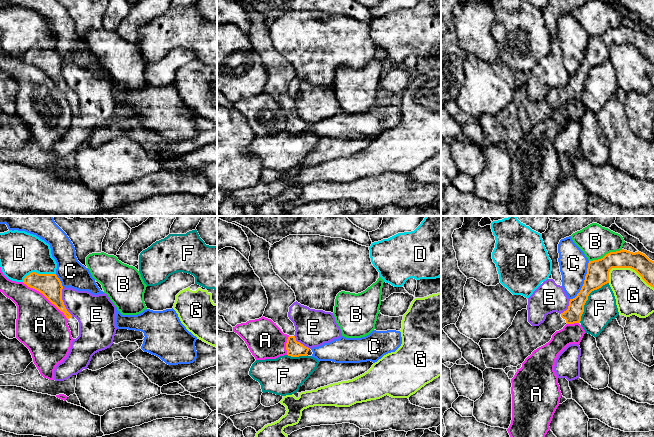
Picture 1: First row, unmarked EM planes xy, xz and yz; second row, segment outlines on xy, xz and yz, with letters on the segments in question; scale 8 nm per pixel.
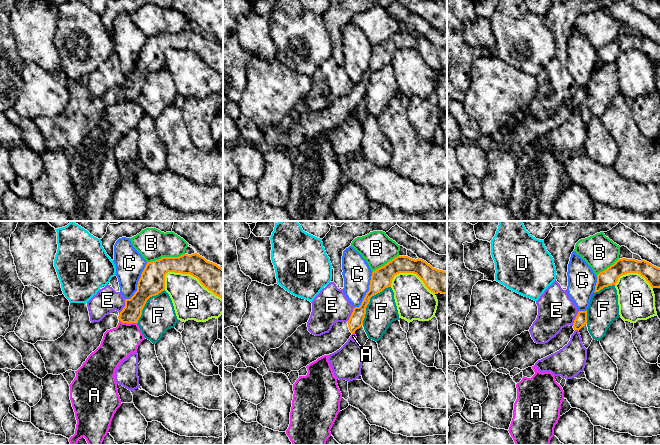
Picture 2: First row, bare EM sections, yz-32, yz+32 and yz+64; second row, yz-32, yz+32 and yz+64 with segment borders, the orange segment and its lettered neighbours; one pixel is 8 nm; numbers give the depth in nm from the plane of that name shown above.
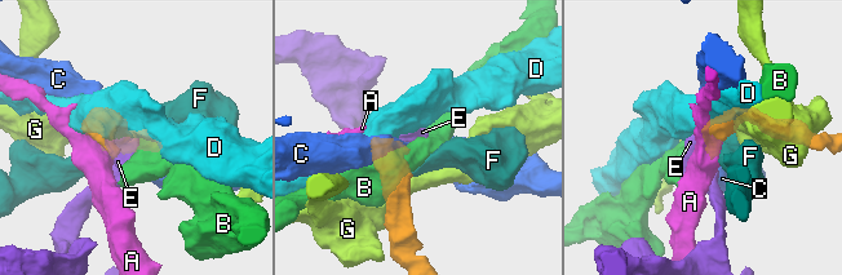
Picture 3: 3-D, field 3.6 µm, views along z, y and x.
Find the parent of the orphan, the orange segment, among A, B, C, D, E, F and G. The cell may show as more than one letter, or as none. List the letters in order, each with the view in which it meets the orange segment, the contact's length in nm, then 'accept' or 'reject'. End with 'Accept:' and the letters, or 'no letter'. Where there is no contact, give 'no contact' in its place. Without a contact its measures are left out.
A: xy | 480 nm | reject
B: yz | 280 nm | reject
C: yz | 340 nm | reject
D: xy | 280 nm | reject
E: xy | 260 nm | reject
F: yz | 400 nm | reject
G: yz | 400 nm | reject
Accept: no letter

